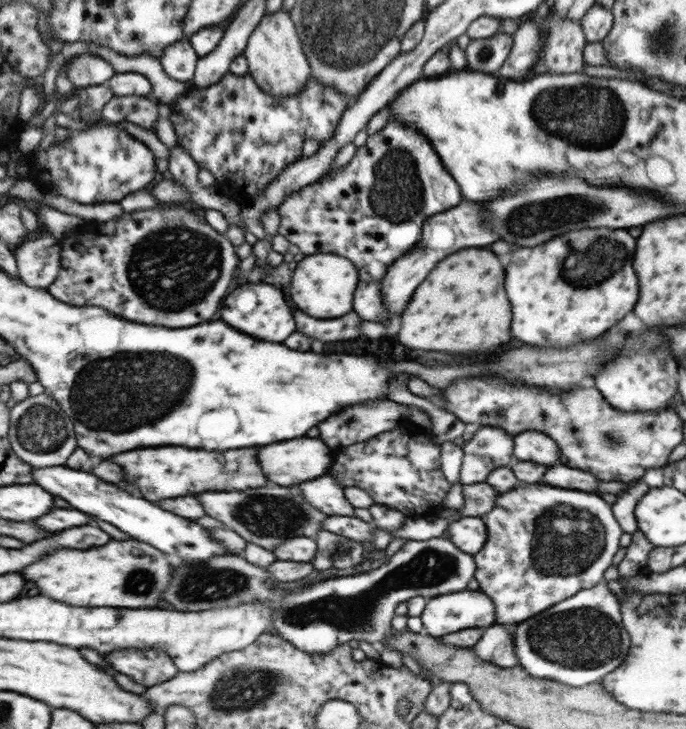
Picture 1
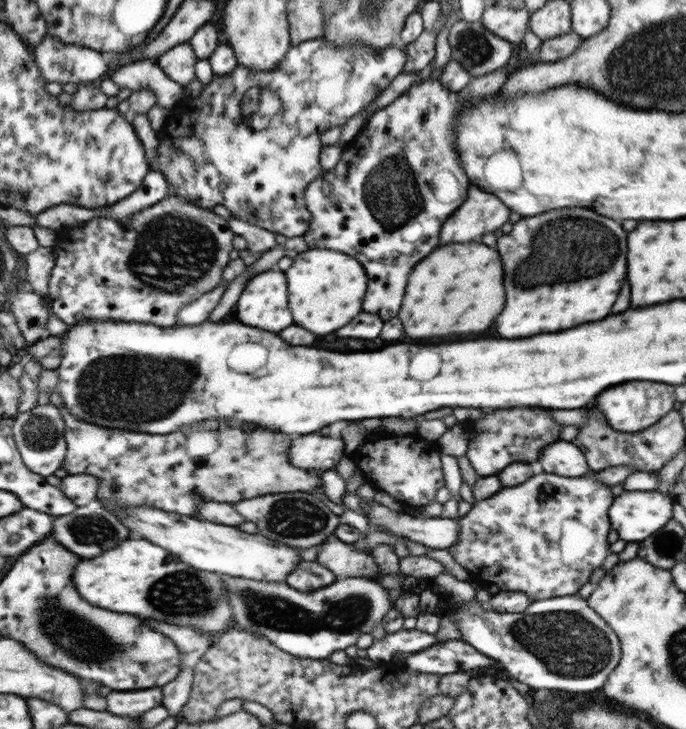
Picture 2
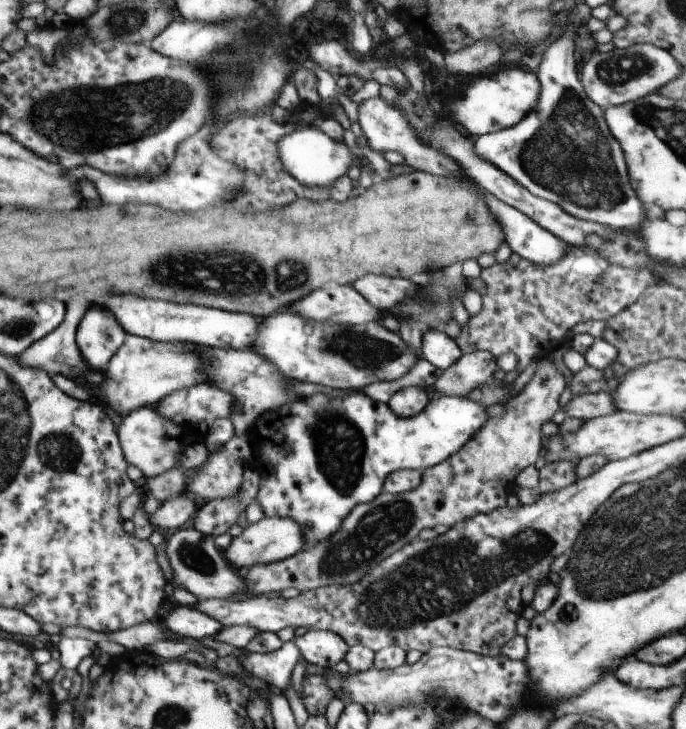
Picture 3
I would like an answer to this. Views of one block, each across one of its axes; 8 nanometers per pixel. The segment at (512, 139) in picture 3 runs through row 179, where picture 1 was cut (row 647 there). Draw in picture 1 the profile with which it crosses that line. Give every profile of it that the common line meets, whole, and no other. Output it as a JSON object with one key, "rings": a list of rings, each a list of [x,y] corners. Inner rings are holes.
{"rings":[[[605,583],[580,591],[569,599],[546,608],[544,611],[513,625],[509,629],[513,636],[513,654],[517,665],[525,672],[541,679],[557,680],[559,684],[572,687],[585,687],[589,683],[599,683],[607,672],[611,672],[623,659],[627,658],[631,638],[624,628],[620,612],[620,602],[611,594]]]}

